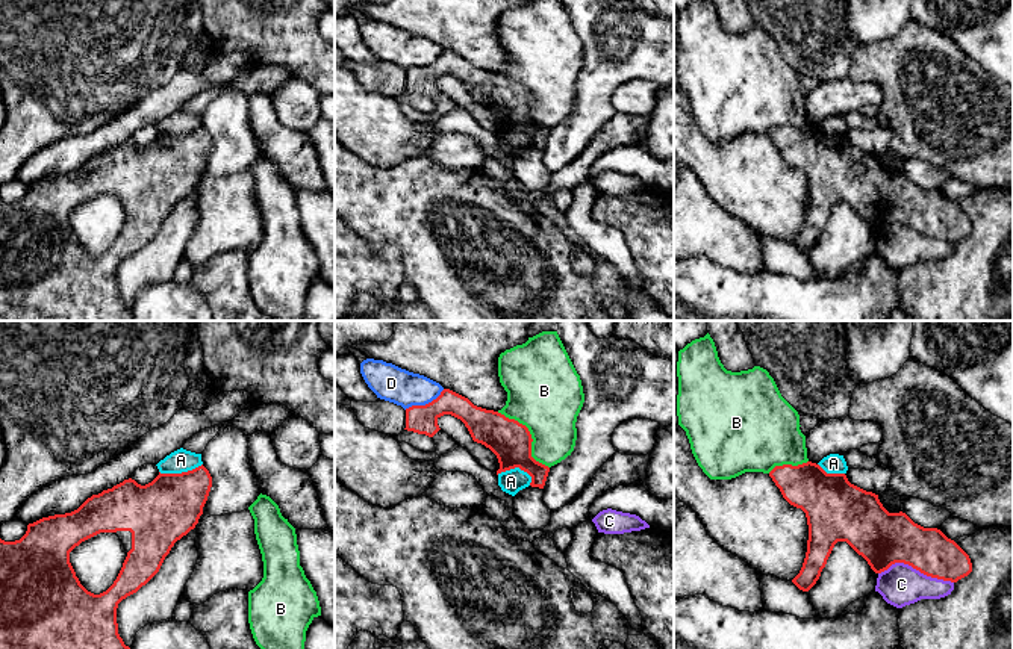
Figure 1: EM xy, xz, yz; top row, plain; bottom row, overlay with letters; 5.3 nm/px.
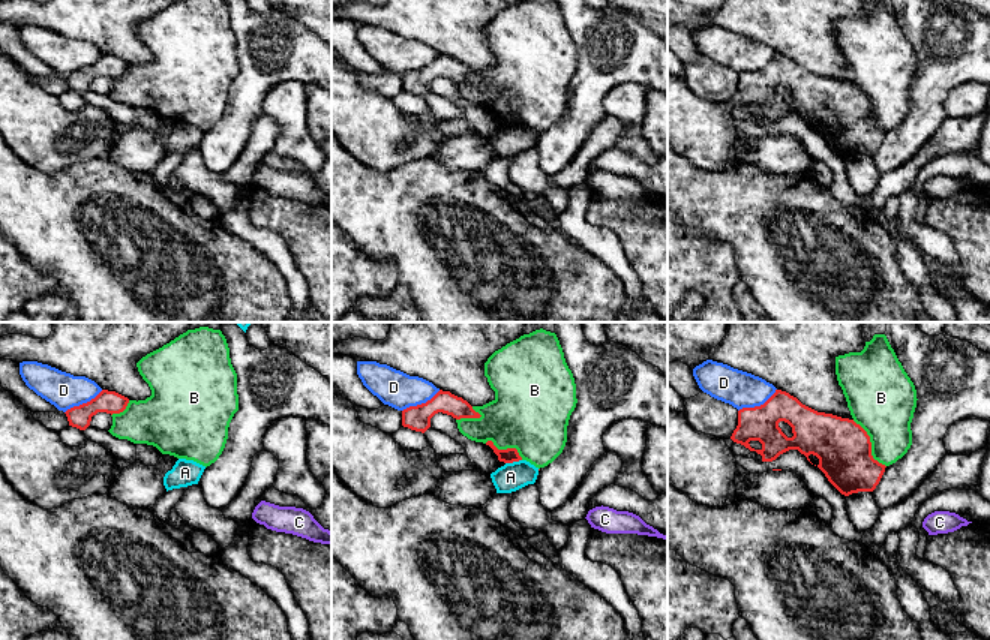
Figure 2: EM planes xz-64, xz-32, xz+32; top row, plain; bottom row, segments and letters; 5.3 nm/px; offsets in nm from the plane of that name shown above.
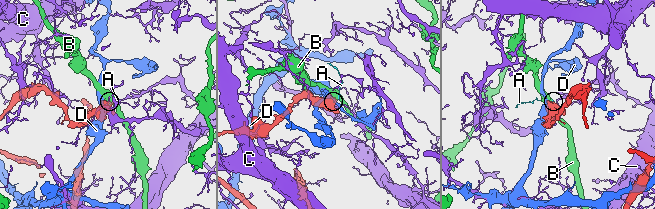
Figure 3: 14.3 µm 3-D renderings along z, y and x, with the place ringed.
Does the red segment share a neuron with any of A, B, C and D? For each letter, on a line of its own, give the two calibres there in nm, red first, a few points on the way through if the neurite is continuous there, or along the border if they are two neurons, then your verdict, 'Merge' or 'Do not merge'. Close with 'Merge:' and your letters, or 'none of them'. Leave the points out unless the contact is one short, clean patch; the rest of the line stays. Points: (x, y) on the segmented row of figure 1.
A: Thickness 340 nm (red) against 120 nm. Boundary: xy (202, 463), (180, 472), (159, 472). Do not merge
B: Thickness 220 nm (red) against 400 nm. Do not merge
C: Thickness 280 nm (red) against 220 nm. Do not merge
D: Thickness 160 nm (red) against 190 nm. Do not merge
Merge: none of them

